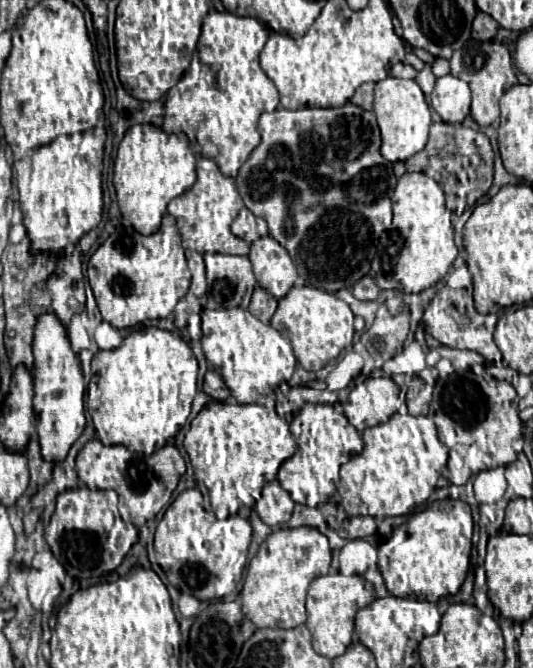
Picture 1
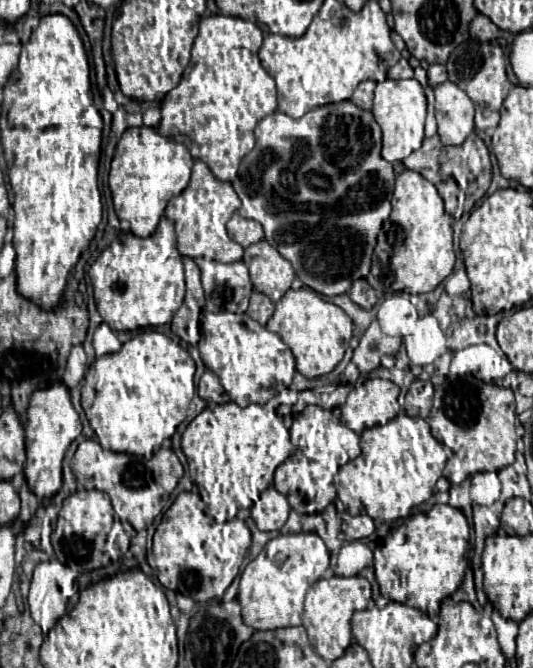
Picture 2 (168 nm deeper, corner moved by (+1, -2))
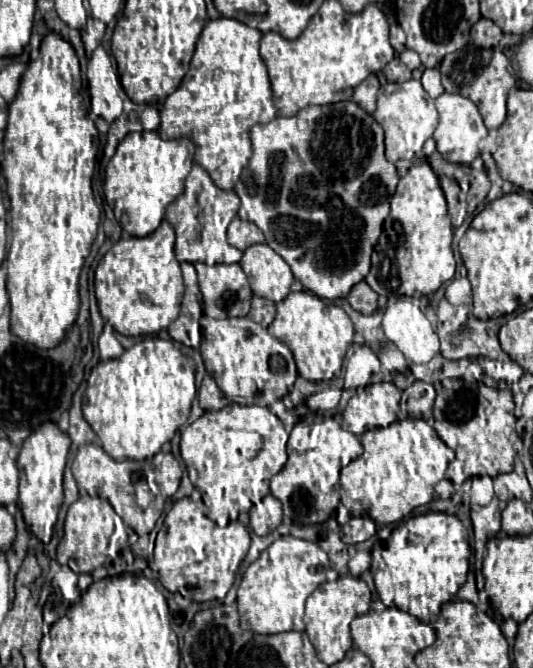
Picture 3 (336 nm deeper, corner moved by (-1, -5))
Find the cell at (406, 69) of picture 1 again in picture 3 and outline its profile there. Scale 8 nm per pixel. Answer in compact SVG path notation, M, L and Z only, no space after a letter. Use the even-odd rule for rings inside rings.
M394 58L386 68L384 68L384 76L388 82L406 82L412 78L412 72L400 62L400 58Z

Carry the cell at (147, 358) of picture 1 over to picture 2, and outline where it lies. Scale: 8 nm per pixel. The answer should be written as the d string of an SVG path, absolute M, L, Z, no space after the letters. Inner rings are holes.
M148 329L126 341L118 353L96 357L82 383L82 409L98 437L98 443L104 449L149 460L154 451L160 449L162 441L172 437L176 427L186 419L186 411L194 393L194 361L188 351L164 333Z

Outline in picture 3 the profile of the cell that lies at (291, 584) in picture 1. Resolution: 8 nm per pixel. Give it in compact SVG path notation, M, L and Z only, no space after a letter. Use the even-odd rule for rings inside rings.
M280 536L268 550L260 554L256 562L248 566L242 576L237 606L240 624L256 634L304 630L304 602L322 582L326 582L328 568L328 554L316 542Z

